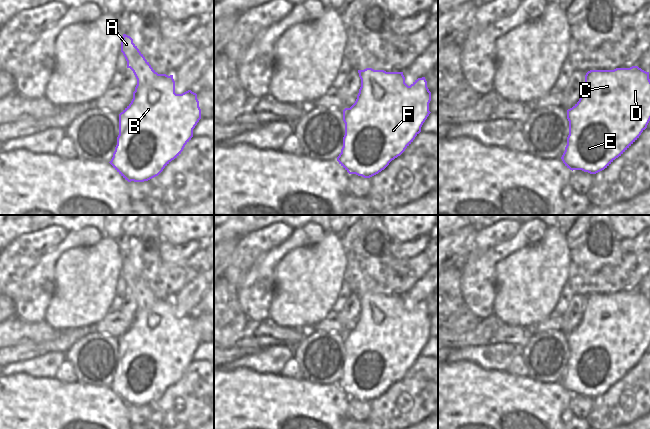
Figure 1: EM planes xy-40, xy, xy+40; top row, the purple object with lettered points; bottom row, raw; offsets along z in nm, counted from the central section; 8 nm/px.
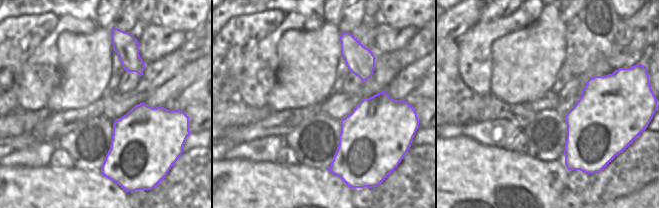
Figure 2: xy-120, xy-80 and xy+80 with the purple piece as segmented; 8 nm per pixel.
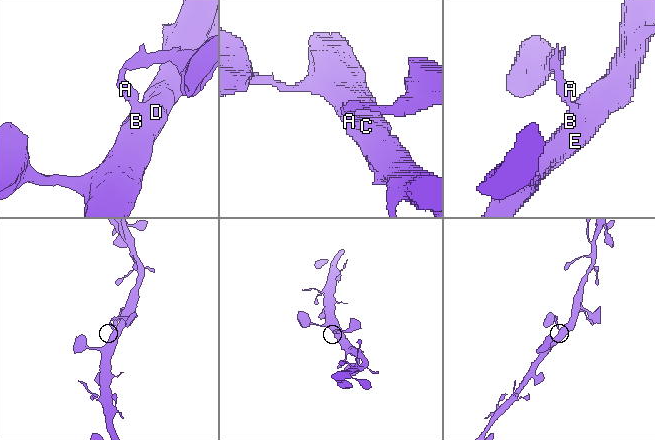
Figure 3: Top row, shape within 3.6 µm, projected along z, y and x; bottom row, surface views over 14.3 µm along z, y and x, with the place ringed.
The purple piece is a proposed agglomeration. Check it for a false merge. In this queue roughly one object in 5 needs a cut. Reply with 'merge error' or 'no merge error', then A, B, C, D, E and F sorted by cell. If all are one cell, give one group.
no merge error; A B C D E F

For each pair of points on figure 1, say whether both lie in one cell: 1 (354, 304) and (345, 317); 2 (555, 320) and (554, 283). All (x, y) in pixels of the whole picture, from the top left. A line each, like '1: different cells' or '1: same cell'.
1: same cell
2: different cells

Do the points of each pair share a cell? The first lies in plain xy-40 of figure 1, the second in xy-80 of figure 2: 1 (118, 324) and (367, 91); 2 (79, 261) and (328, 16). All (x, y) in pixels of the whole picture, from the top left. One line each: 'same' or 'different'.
1: same
2: different

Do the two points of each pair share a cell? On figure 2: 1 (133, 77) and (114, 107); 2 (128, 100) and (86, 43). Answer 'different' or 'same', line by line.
1: different
2: different

